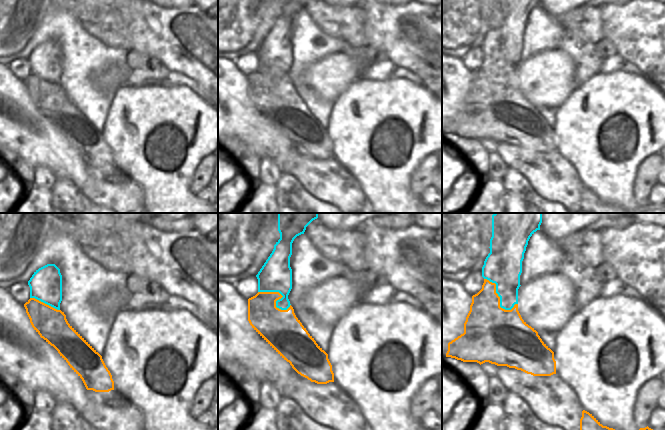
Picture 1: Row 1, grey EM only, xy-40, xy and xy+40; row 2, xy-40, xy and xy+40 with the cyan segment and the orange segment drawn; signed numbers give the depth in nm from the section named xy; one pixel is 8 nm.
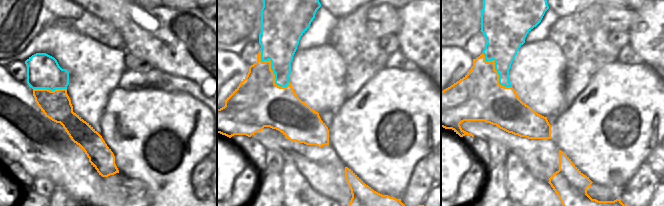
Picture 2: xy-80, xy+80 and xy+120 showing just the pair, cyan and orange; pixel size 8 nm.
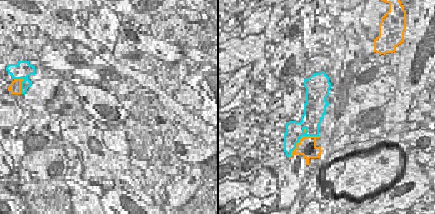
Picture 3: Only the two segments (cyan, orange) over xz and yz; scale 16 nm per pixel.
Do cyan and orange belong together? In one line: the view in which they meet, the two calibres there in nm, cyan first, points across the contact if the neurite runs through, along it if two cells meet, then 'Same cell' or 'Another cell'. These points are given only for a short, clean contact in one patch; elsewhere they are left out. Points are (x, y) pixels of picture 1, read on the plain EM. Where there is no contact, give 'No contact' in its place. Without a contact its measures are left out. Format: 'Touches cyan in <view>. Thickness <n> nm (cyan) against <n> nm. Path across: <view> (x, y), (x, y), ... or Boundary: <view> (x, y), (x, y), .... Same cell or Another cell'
Touches cyan in xy. Thickness 260 nm (cyan) against 300 nm. Another cell.

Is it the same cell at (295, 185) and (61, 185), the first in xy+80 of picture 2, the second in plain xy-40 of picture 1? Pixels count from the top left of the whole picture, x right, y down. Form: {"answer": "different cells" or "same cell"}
{"answer": "same cell"}

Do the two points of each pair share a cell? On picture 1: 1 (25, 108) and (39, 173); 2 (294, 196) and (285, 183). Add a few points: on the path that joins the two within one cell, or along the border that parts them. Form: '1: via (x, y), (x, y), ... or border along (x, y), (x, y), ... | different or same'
1: border along (34, 167), (44, 166), (56, 177) | different
2: via (291, 193), (288, 190), (288, 186) | same

